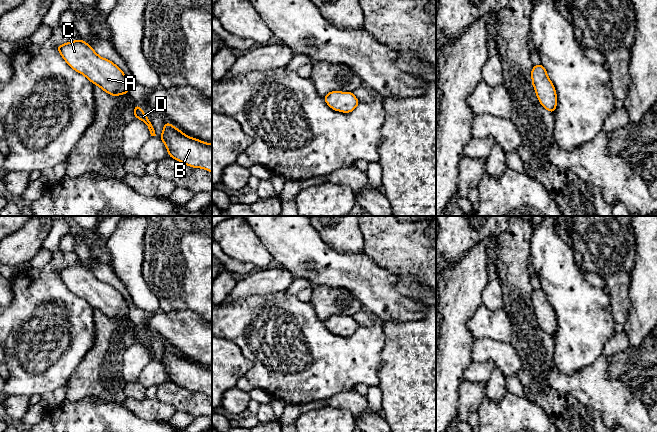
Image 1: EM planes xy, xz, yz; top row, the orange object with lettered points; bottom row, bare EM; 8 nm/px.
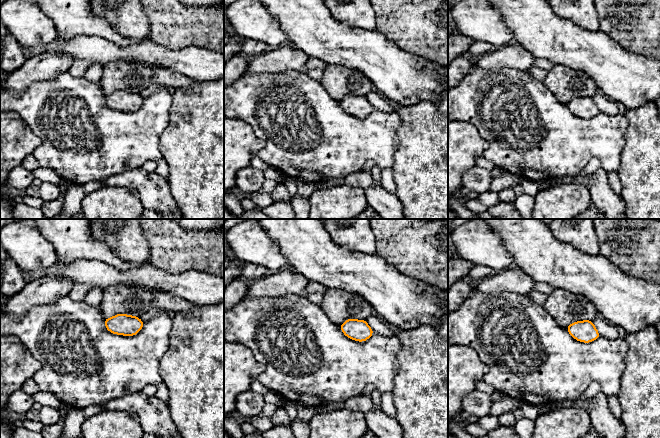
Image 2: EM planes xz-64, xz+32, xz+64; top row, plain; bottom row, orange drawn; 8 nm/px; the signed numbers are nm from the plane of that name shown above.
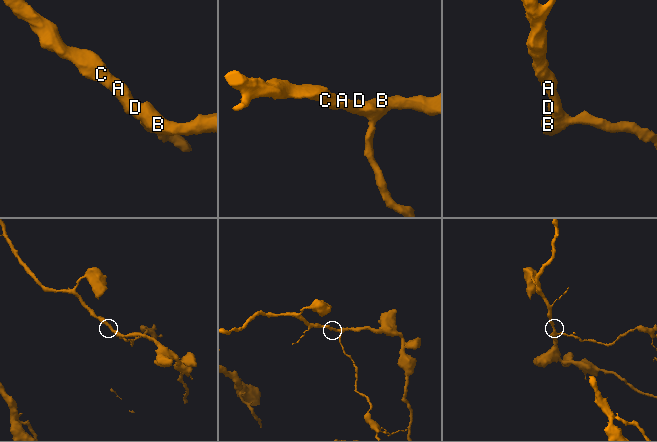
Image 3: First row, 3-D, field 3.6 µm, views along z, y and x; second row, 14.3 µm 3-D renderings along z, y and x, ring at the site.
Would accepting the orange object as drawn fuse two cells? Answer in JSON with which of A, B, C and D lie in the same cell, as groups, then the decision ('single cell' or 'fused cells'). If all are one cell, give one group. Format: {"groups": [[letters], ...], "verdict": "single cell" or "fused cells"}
{"groups": [["A", "B", "C", "D"]], "verdict": "single cell"}

